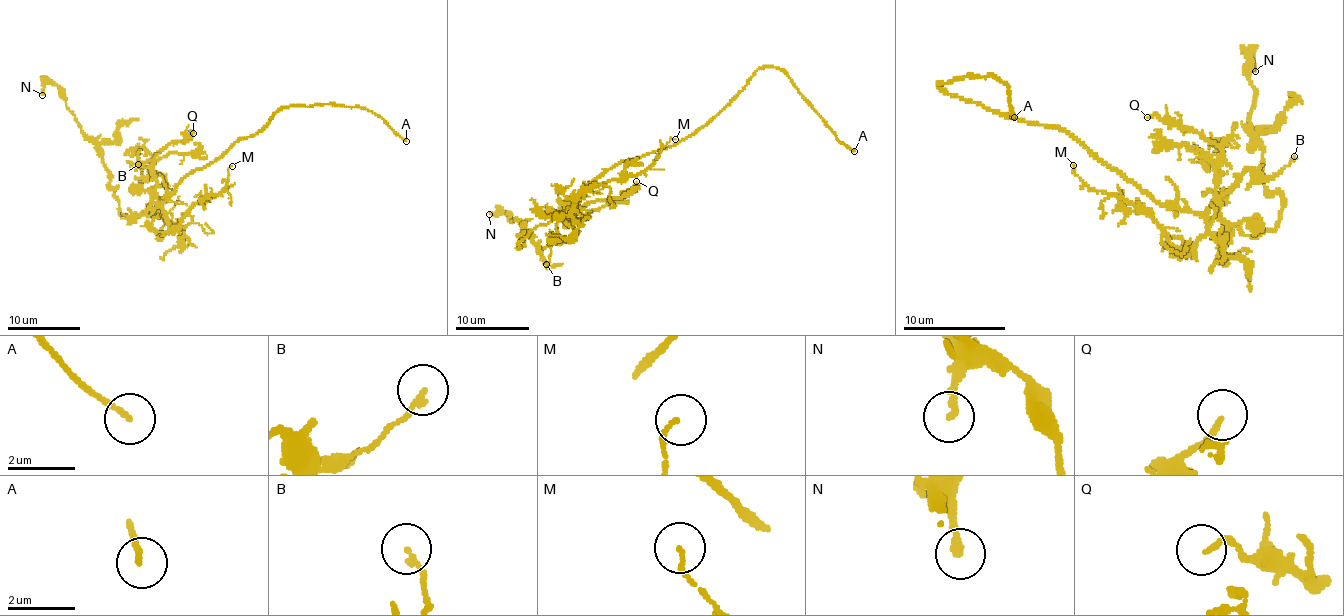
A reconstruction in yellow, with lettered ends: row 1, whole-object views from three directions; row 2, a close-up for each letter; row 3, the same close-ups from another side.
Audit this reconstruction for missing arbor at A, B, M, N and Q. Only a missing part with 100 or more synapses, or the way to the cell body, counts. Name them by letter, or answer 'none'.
A

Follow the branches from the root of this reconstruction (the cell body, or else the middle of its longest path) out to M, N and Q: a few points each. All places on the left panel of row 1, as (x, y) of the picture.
M: (189, 172), (162, 205), (174, 228), (178, 227), (191, 208), (218, 196), (226, 185), (232, 166)
N: (189, 172), (156, 208), (136, 218), (122, 216), (101, 148), (81, 129), (60, 89), (45, 84), (42, 95)
Q: (189, 172), (174, 194), (162, 201), (156, 191), (153, 157), (170, 143), (184, 142), (191, 131), (193, 133)

